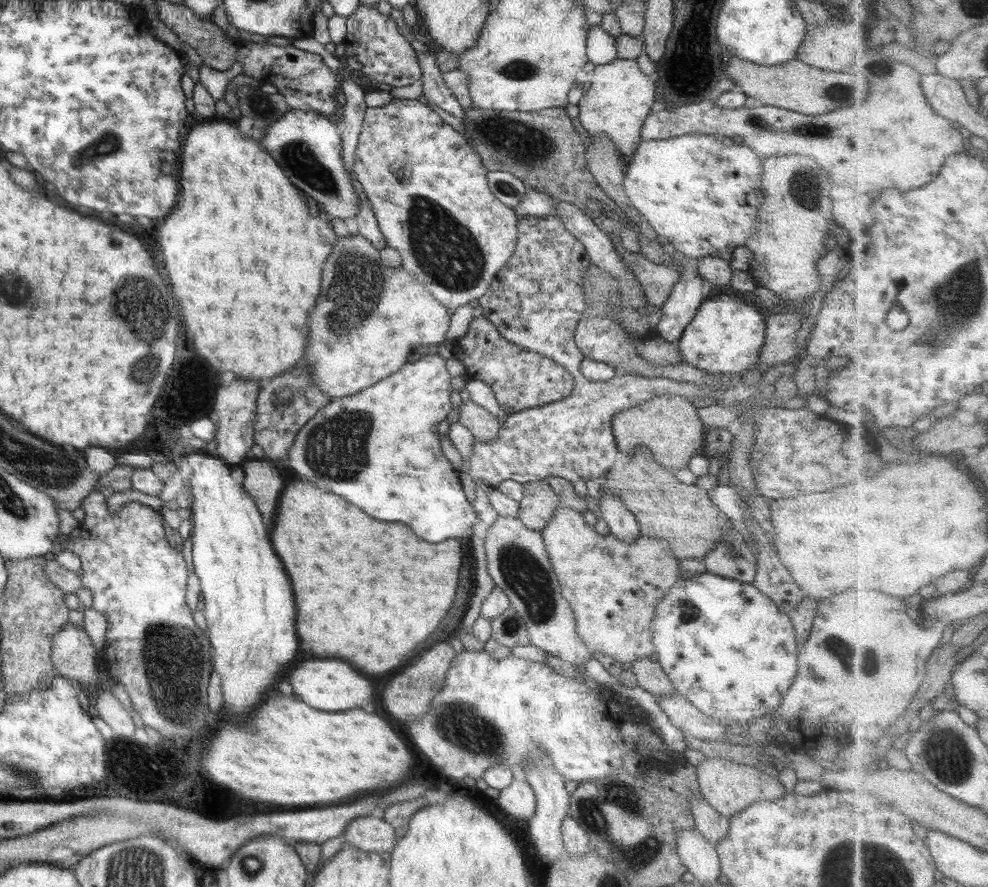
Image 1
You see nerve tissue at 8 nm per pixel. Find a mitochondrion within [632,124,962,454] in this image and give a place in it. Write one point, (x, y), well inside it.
(804, 186)

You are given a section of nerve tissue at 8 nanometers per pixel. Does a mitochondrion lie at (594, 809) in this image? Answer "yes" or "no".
yes

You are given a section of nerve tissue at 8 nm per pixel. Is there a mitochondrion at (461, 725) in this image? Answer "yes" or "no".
yes

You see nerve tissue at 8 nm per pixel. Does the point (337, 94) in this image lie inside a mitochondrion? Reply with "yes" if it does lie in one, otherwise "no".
no

